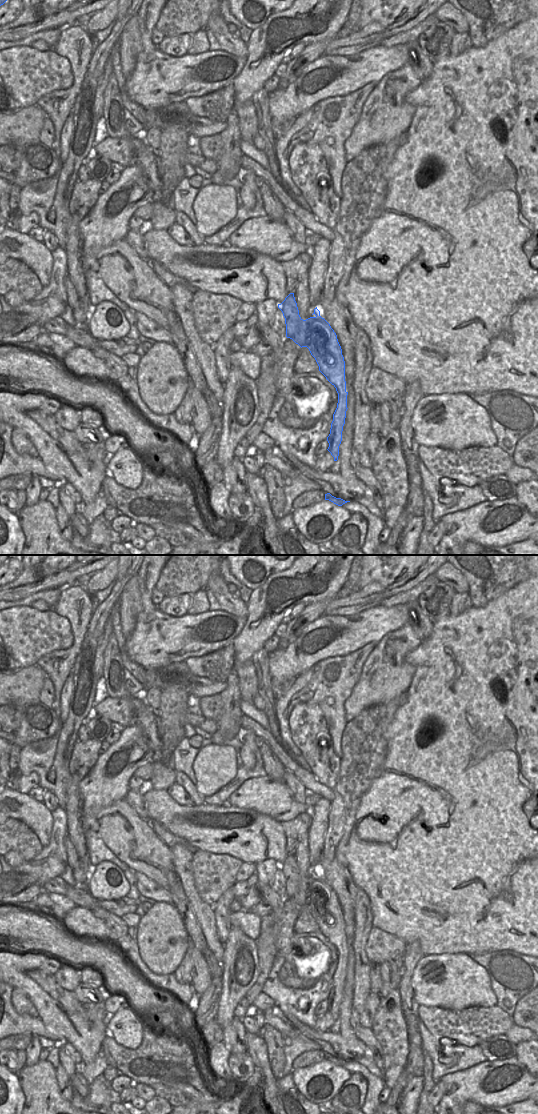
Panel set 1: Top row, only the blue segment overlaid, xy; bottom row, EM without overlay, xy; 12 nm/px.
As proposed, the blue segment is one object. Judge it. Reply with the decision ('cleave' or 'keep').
cleave

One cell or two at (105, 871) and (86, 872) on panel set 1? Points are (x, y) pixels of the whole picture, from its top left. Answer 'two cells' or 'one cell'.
two cells

